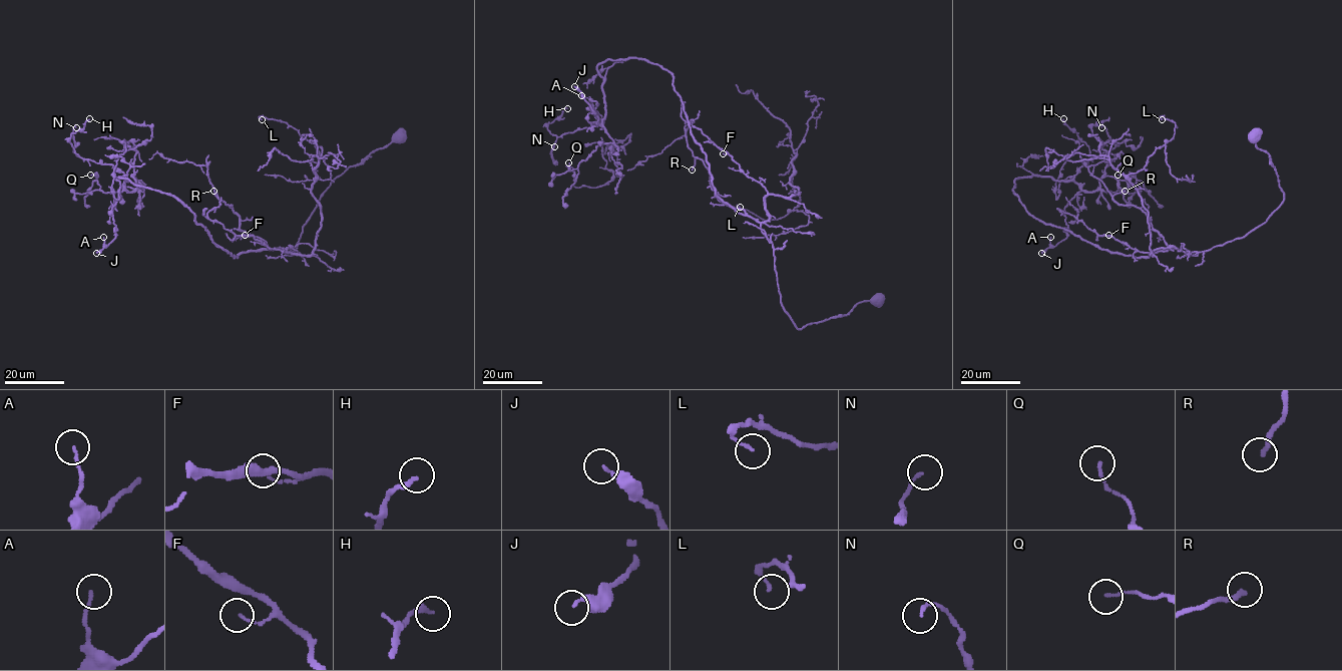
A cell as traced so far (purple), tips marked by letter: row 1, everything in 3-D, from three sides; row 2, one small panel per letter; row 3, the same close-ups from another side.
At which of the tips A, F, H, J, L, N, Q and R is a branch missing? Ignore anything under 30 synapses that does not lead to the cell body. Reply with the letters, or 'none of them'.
none of them

